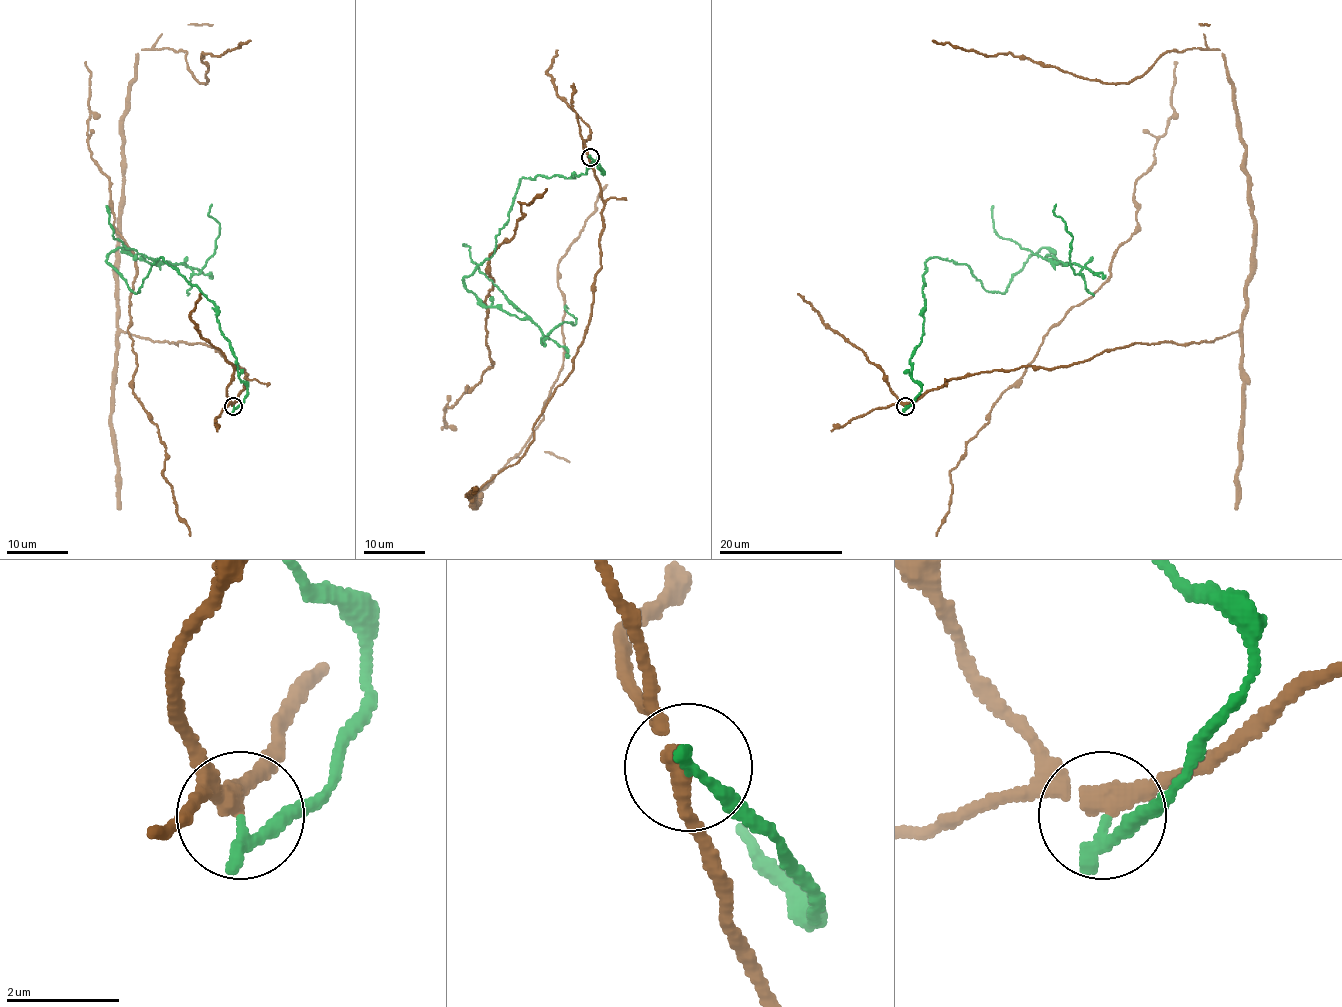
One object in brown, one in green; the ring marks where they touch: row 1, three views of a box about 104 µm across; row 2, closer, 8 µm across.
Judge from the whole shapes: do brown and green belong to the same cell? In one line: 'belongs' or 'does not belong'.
does not belong

